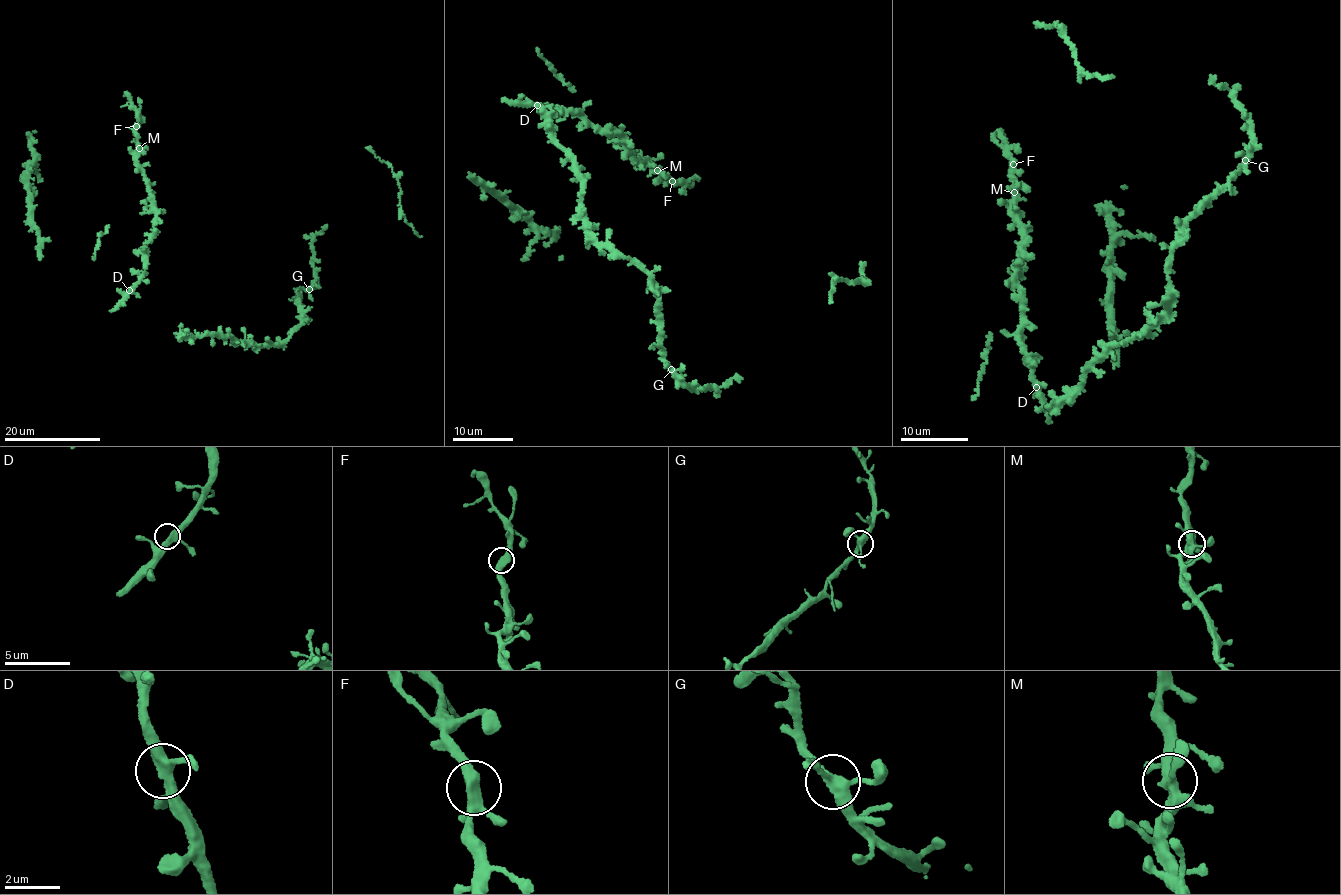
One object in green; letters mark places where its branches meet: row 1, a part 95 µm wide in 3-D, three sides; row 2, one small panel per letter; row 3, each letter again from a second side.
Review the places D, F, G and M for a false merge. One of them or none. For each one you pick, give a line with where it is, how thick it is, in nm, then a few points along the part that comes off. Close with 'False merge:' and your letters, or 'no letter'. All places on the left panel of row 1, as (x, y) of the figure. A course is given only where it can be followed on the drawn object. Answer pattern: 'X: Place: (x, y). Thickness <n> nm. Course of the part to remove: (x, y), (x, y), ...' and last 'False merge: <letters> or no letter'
False merge: no letter

